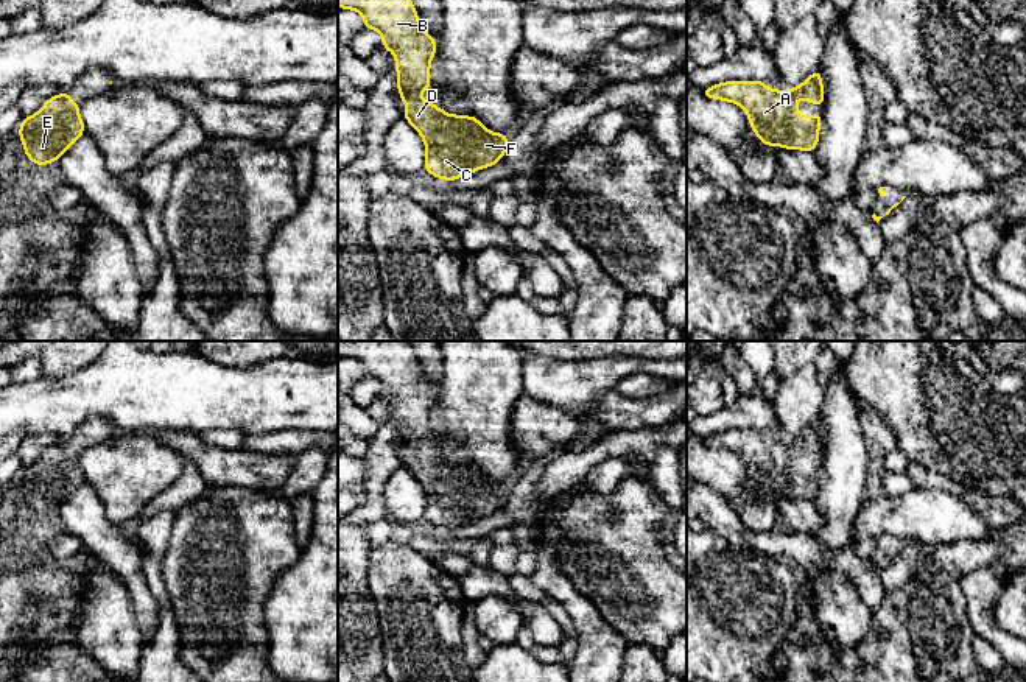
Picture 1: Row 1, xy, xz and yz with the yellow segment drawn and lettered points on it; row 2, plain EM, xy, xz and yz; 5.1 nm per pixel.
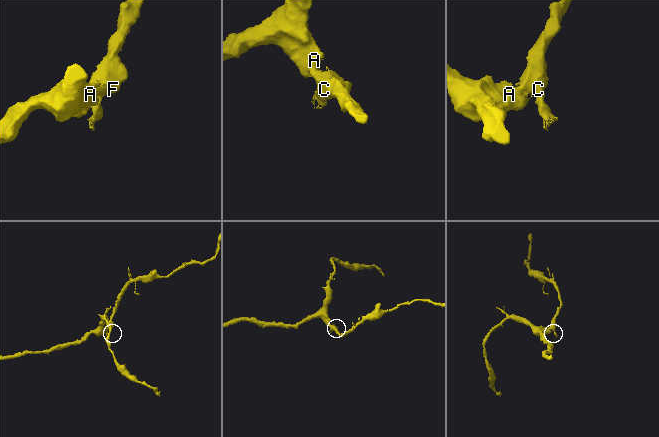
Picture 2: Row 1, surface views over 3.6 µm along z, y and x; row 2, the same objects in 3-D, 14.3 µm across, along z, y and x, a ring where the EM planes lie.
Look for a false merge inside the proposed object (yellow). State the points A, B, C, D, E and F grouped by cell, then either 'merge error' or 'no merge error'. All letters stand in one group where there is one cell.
groups A B C D E F; no merge error

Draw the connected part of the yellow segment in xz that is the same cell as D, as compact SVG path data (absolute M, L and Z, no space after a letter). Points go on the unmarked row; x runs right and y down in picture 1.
M338 341L339 358L355 358L364 366L364 377L381 381L381 395L395 405L397 438L400 448L408 455L403 467L422 484L427 506L423 517L439 528L455 529L464 523L492 515L504 506L509 483L495 483L486 478L476 466L450 464L436 453L417 445L419 441L431 438L430 411L434 406L436 388L428 385L419 372L417 360L406 341Z

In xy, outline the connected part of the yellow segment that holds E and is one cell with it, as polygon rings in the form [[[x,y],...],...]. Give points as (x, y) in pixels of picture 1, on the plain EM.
[[[65,438],[64,444],[53,444],[33,466],[23,467],[19,486],[26,506],[36,514],[56,511],[84,483],[78,458]]]

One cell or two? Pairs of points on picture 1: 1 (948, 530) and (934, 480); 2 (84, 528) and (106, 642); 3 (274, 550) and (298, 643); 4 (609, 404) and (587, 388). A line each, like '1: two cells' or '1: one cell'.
1: two cells
2: two cells
3: two cells
4: two cells

